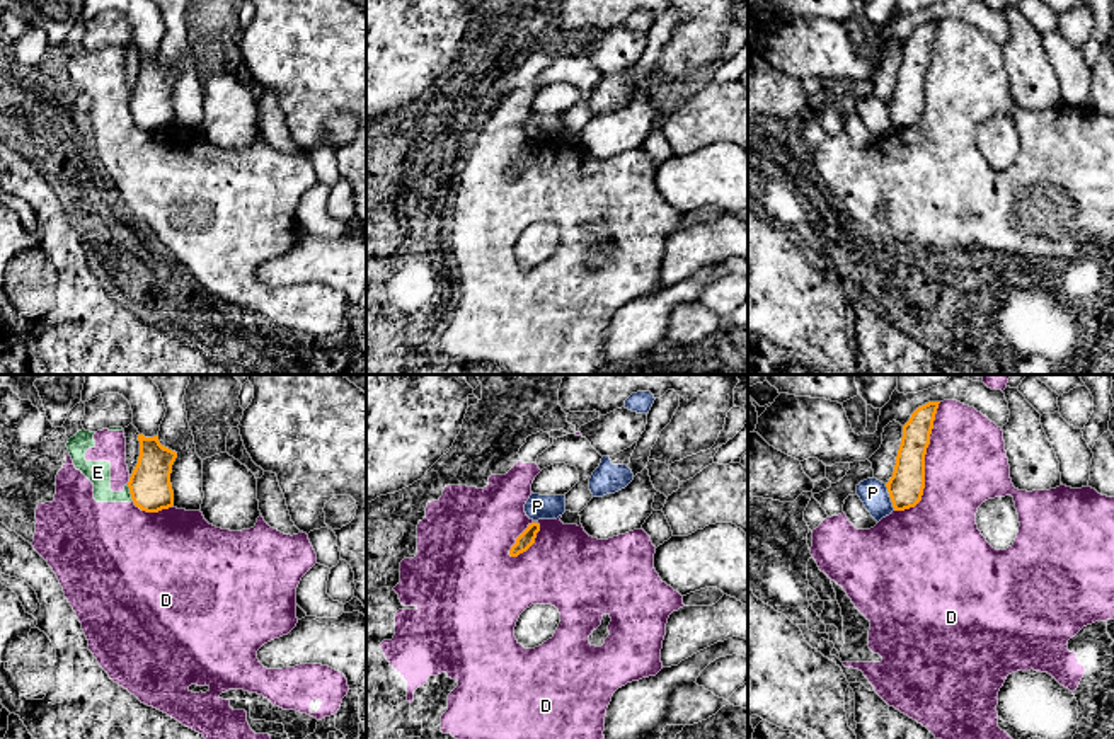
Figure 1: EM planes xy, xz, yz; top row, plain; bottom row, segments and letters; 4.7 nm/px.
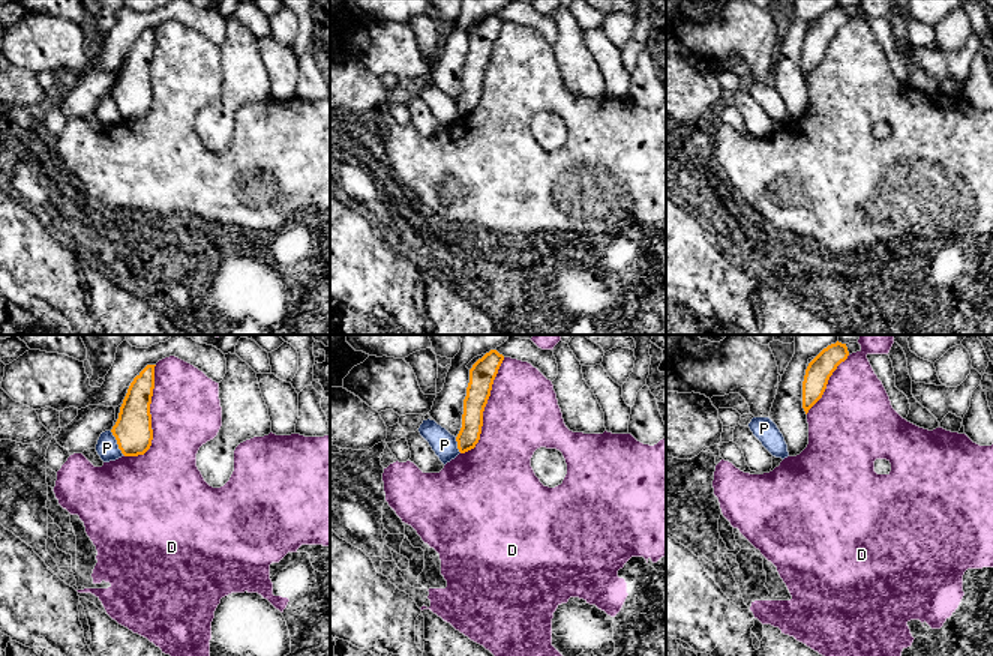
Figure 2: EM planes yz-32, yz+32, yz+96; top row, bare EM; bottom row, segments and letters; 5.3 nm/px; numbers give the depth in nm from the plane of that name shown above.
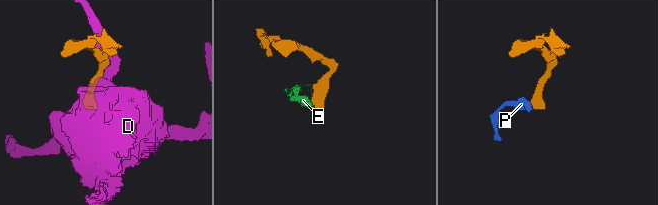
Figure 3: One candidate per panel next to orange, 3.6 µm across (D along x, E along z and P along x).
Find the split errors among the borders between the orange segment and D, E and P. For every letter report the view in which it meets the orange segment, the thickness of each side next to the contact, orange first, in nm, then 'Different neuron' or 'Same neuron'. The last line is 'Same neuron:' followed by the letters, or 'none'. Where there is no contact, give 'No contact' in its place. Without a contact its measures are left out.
D: Touches orange in yz. Thickness 170 nm (orange) against 380 nm. Different neuron
E: Touches orange in xy. Thickness 200 nm (orange) against 110 nm. Different neuron
P: Touches orange in yz. Thickness 170 nm (orange) against 140 nm. Different neuron
Same neuron: none

